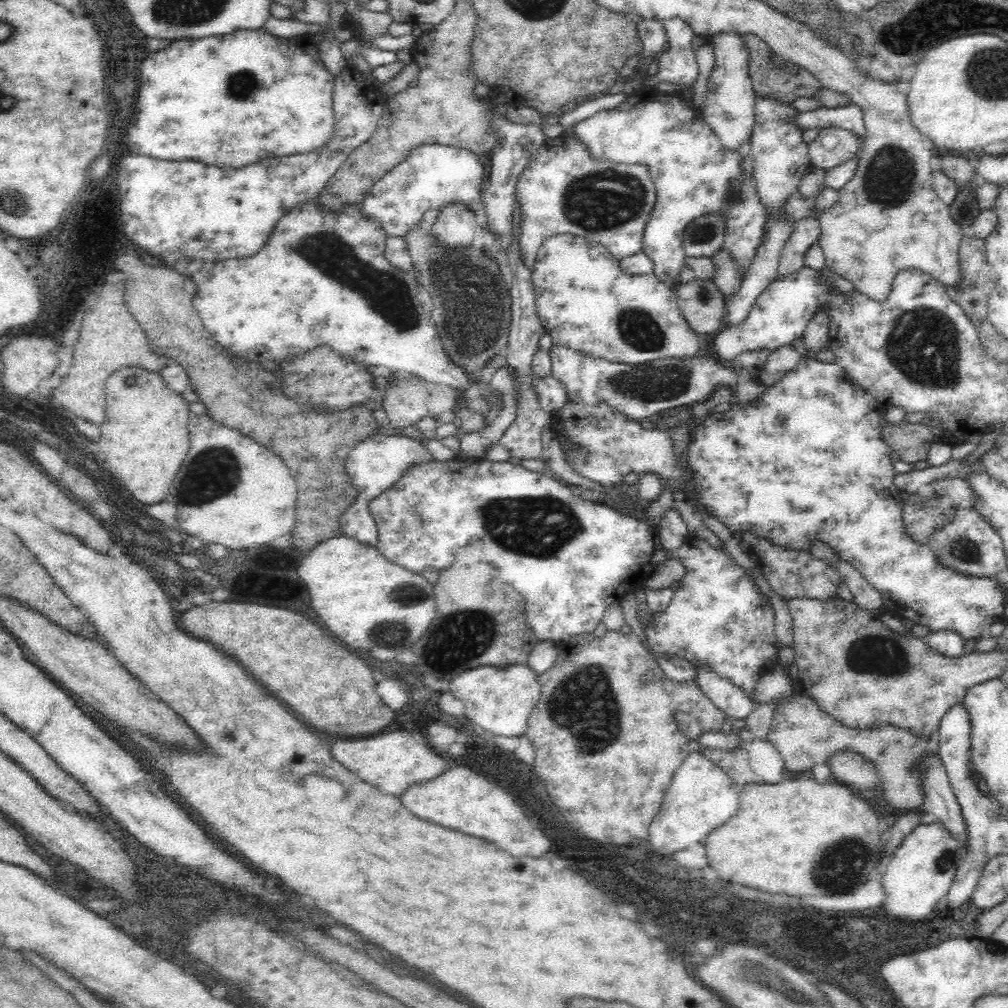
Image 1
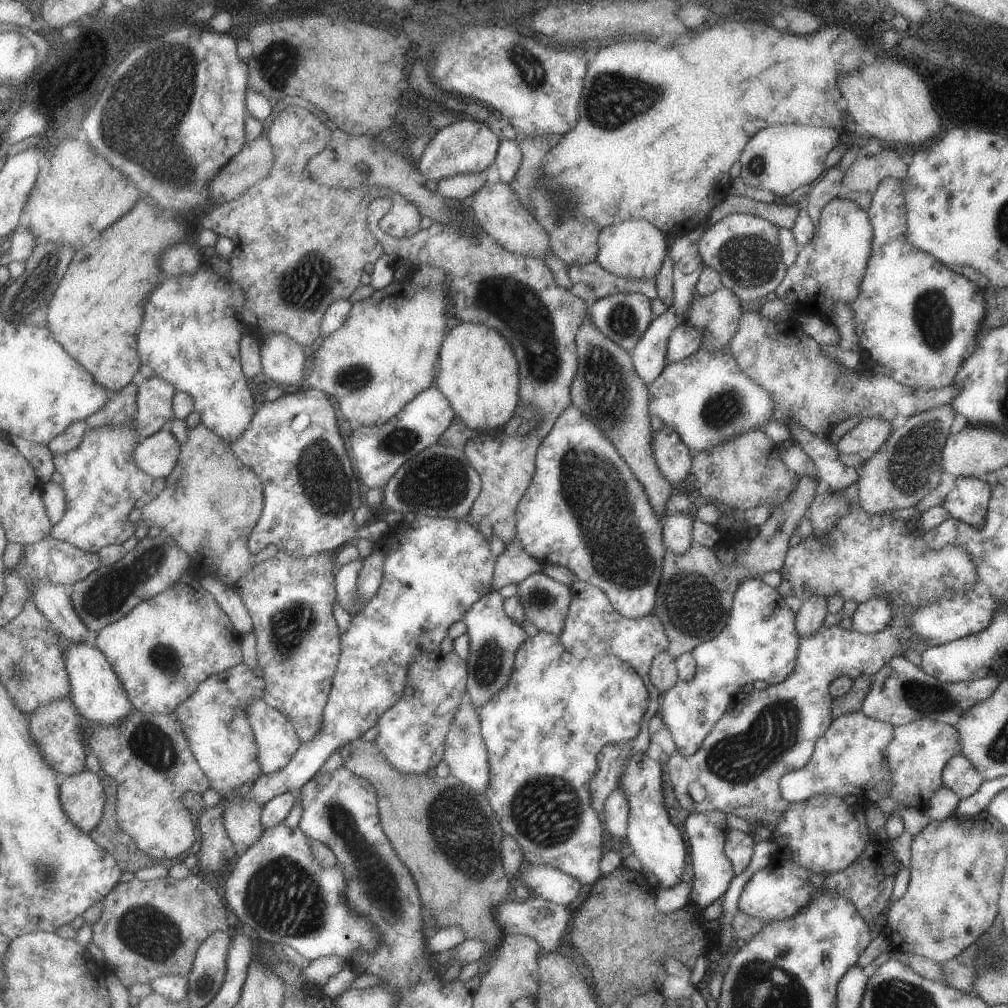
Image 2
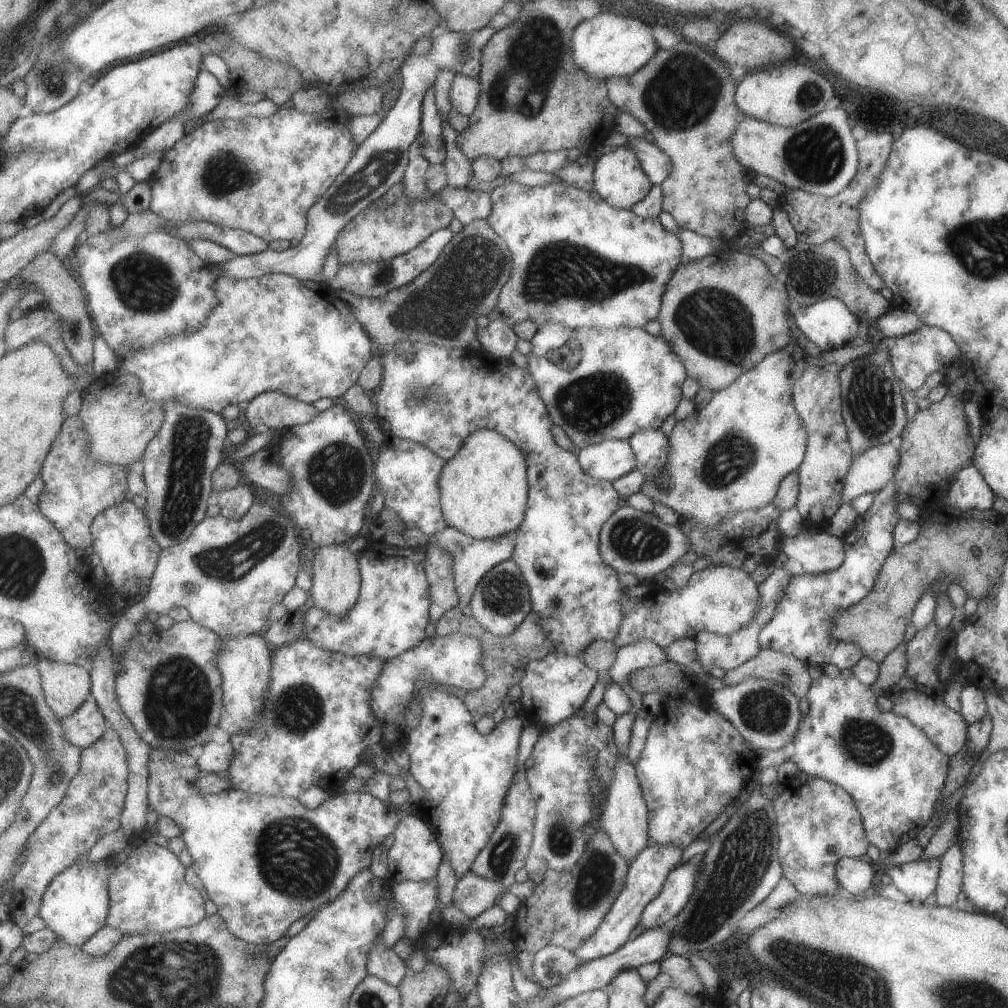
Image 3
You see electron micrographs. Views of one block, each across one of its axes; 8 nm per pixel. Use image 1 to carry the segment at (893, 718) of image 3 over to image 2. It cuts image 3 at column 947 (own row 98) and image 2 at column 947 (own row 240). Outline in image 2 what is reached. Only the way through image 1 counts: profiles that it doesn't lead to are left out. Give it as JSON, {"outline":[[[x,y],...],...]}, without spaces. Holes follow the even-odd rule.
{"outline":[[[963,754],[947,760],[943,768],[943,786],[955,792],[959,800],[975,794],[983,782],[983,776],[971,766],[971,762]]]}

